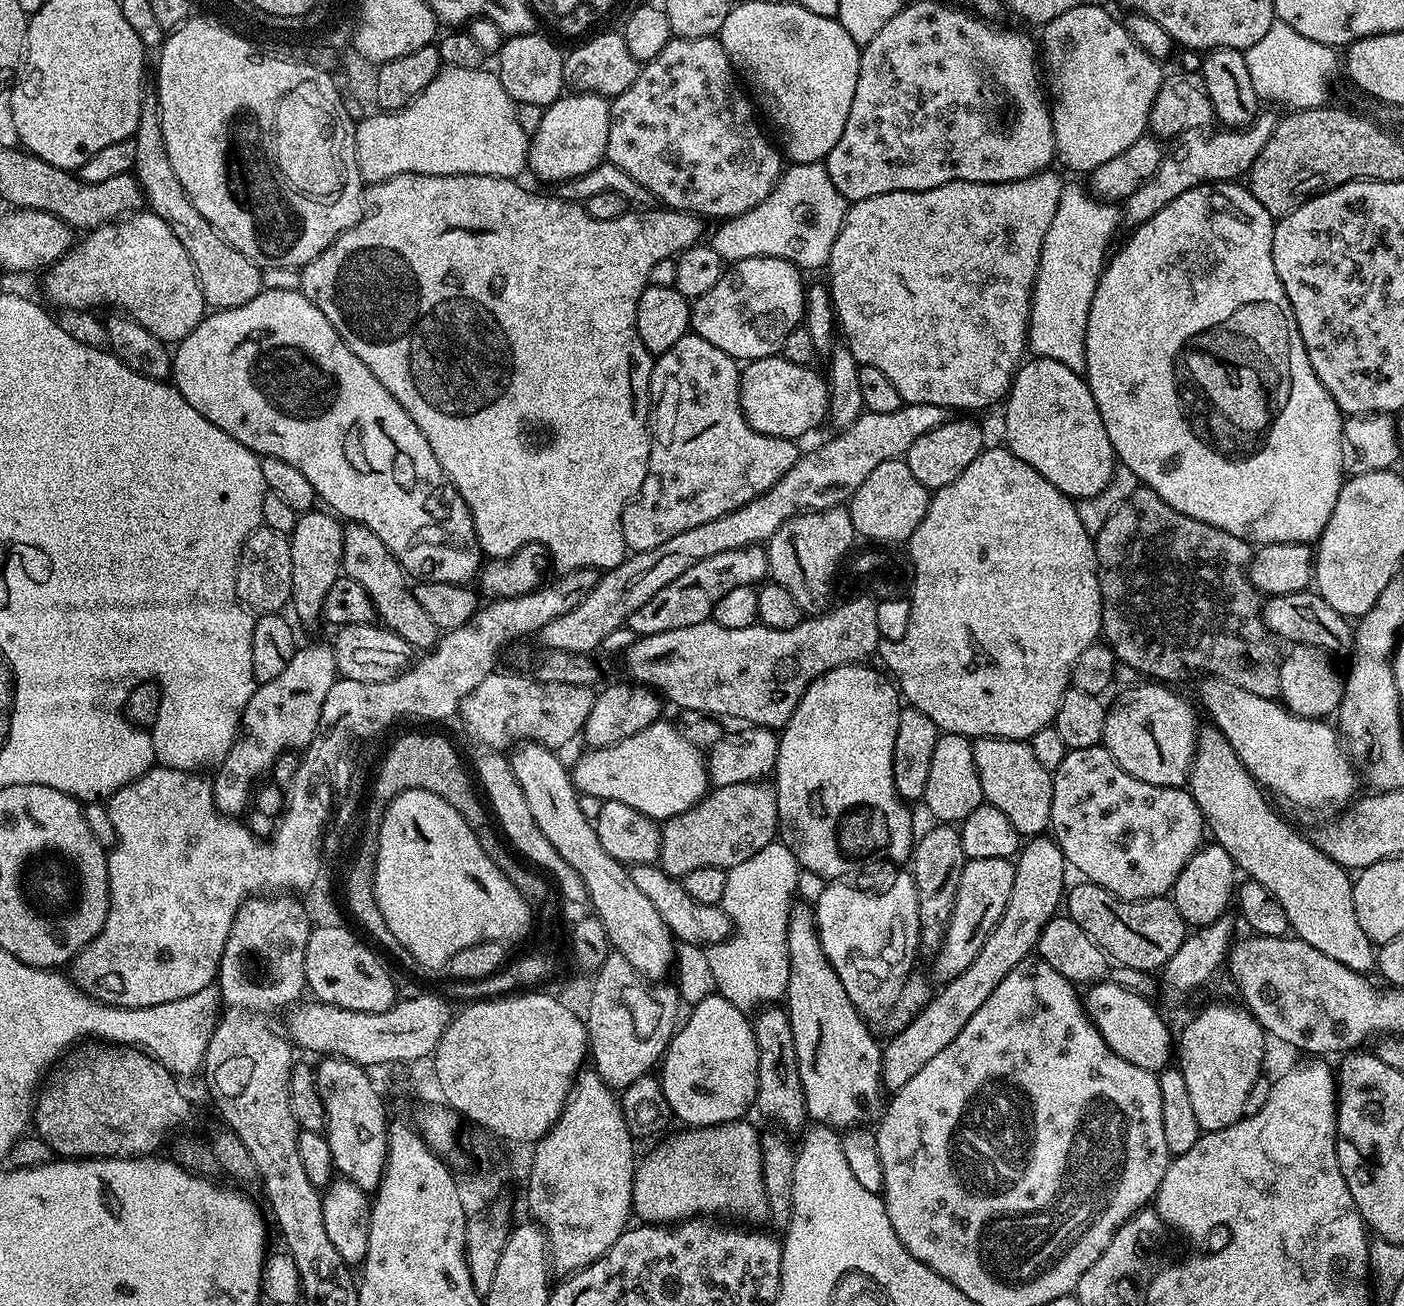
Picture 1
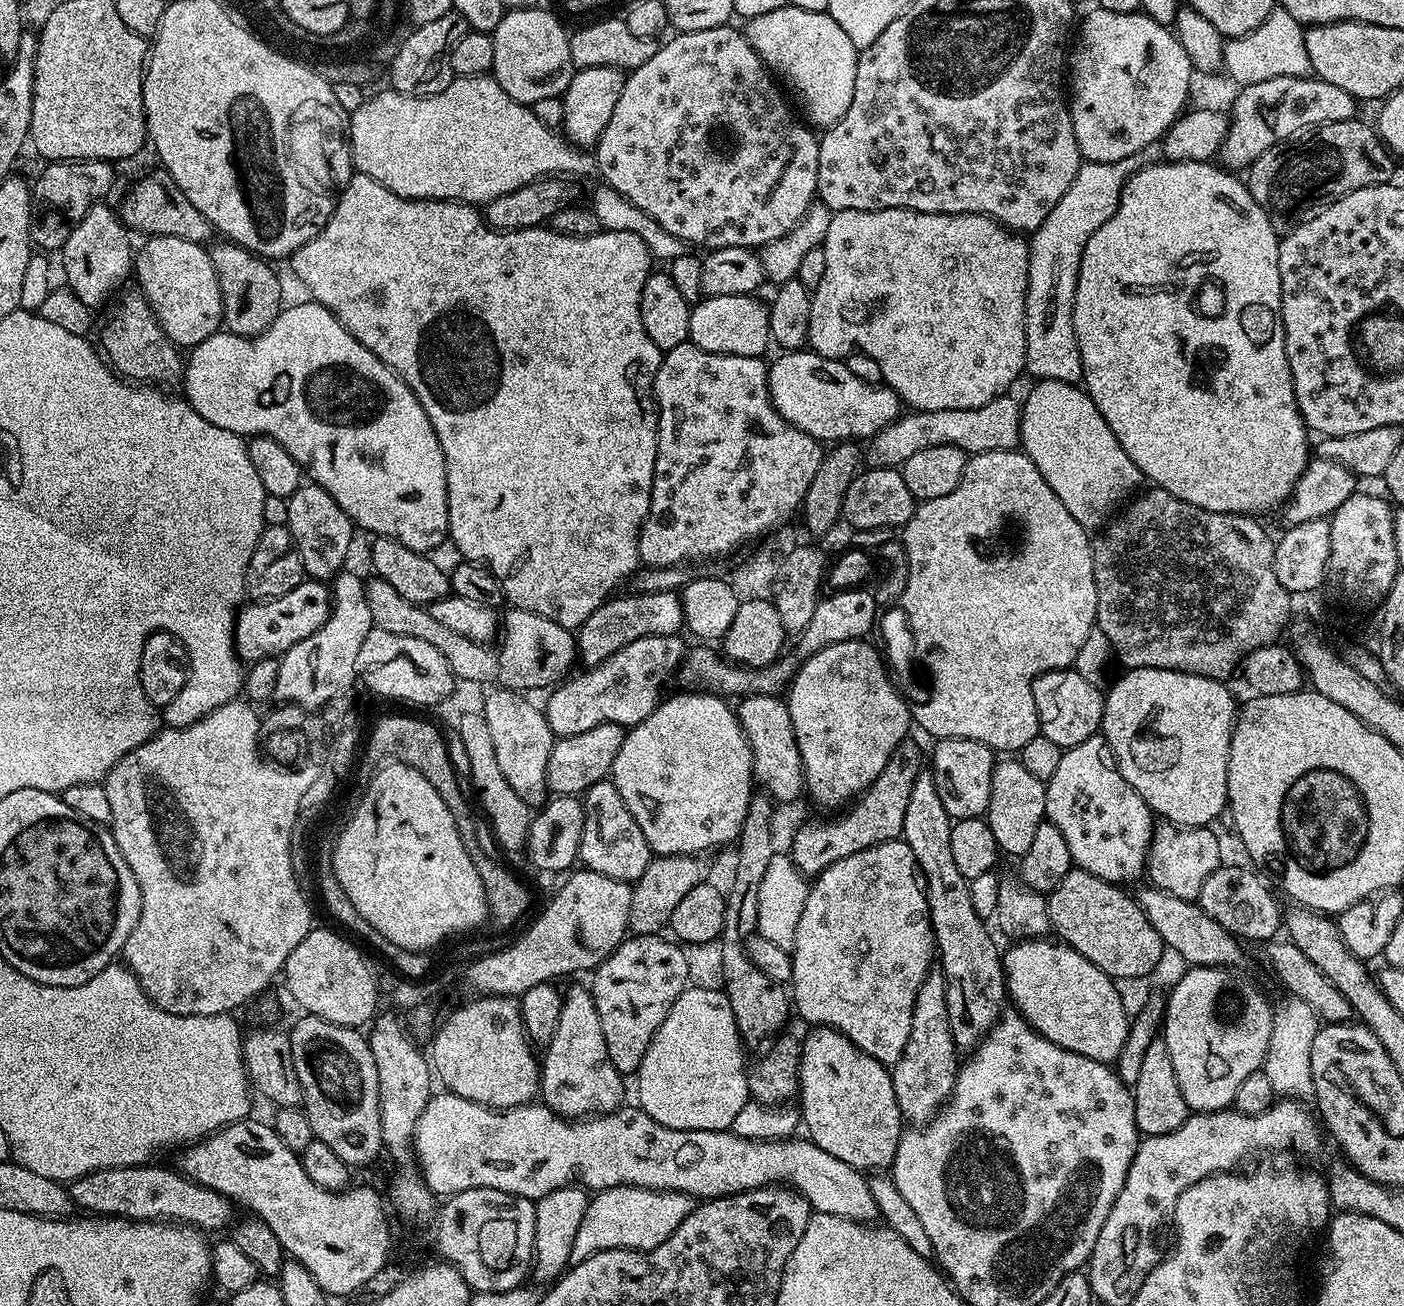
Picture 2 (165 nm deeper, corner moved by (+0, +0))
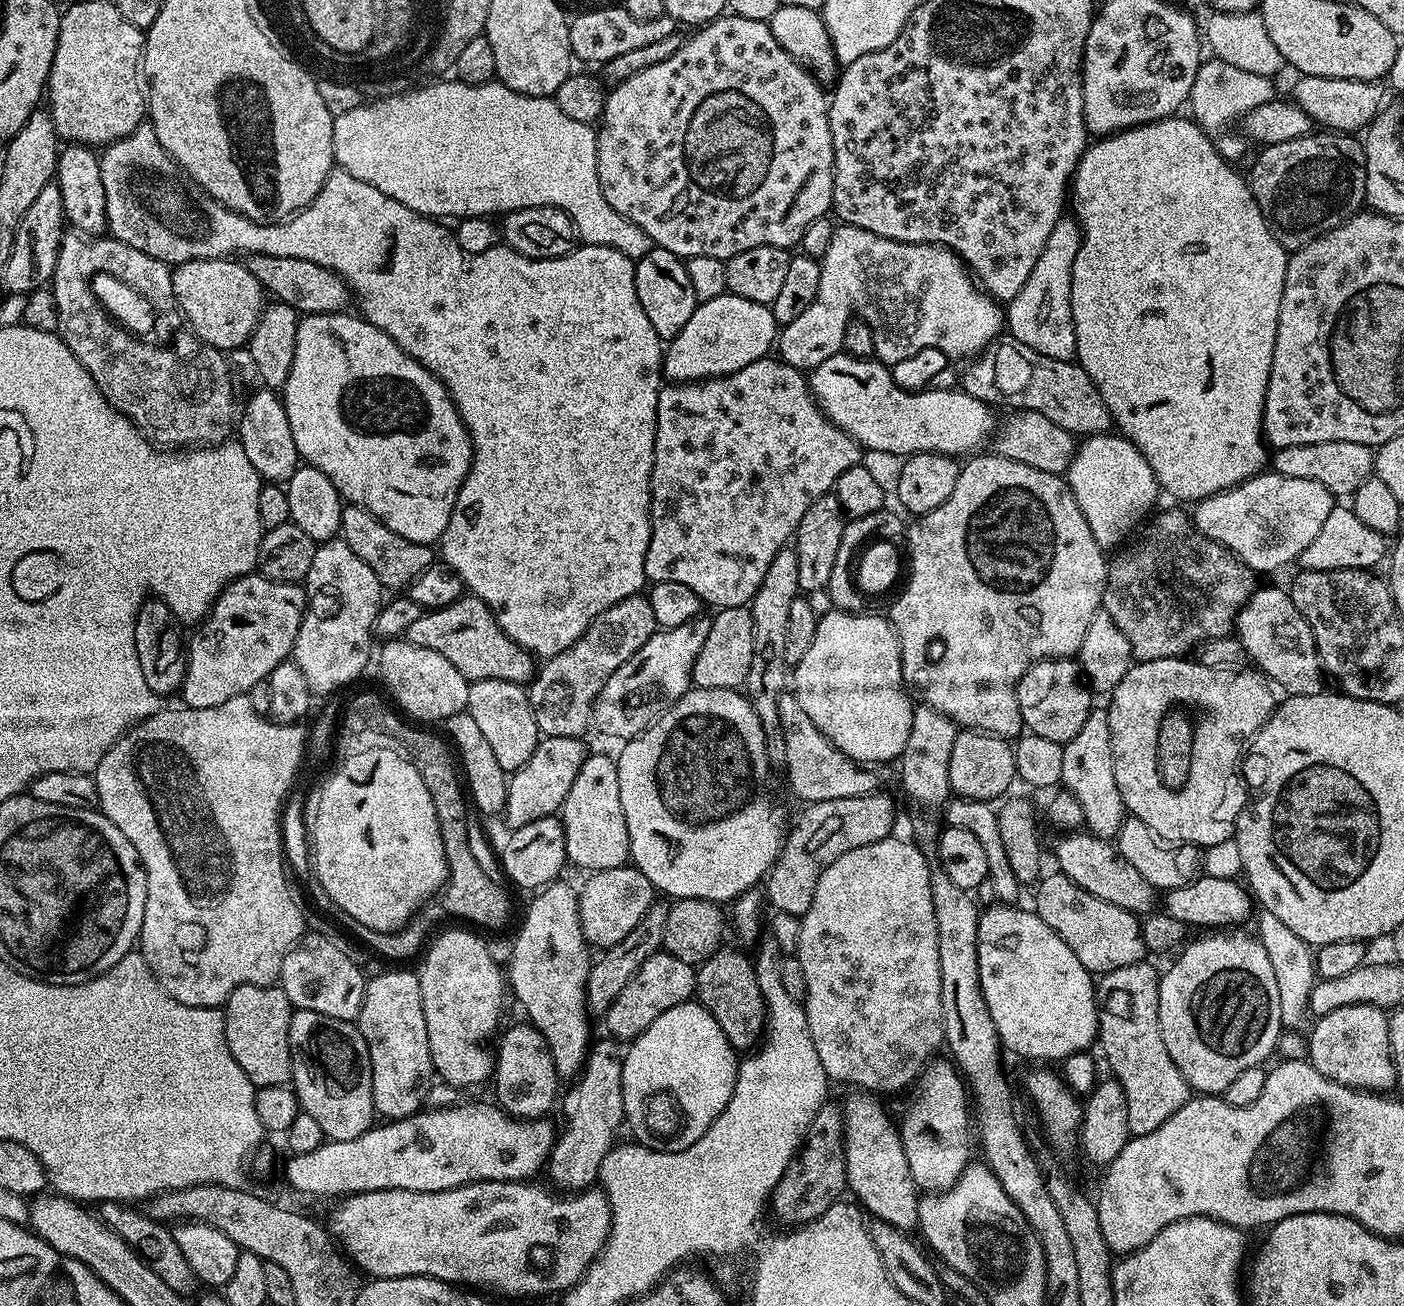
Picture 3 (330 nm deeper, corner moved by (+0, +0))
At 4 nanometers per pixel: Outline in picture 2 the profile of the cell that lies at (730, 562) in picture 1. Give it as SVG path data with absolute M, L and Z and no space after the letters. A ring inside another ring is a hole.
M641 592L605 600L586 622L580 625L576 636L578 660L581 665L601 664L610 654L622 650L630 642L647 636L674 636L681 631L684 615L676 592Z

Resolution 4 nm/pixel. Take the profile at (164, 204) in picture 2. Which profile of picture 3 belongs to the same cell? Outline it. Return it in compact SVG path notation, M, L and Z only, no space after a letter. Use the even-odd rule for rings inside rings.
M254 254L246 260L250 274L258 278L269 297L290 306L297 314L313 316L345 311L350 304L348 283L334 270L318 266L318 262L306 262L306 258L278 258L268 254Z

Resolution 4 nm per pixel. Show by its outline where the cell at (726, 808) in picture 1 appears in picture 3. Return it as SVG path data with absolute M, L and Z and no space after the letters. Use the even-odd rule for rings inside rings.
M652 903L650 910L646 910L642 922L638 922L638 926L634 926L634 930L630 930L630 934L626 934L626 938L622 938L622 942L603 949L599 953L600 960L599 956L593 959L590 974L586 978L586 998L588 999L589 1013L603 1014L607 1012L608 1007L614 1002L614 998L618 998L622 986L626 986L626 982L630 982L630 978L634 978L634 974L640 969L642 962L646 962L646 958L650 958L654 953L663 949L668 910L667 903Z

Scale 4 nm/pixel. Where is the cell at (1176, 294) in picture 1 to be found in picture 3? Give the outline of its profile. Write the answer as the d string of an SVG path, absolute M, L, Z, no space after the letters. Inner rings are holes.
M1180 114L1167 116L1164 120L1155 120L1149 124L1139 124L1133 128L1114 132L1110 136L1092 142L1096 144L1089 143L1080 156L1076 173L1072 175L1070 185L1070 208L1071 211L1072 208L1076 211L1074 216L1079 223L1082 233L1080 245L1078 246L1078 254L1074 258L1074 270L1072 271L1072 317L1074 318L1074 334L1076 335L1075 359L1086 370L1086 374L1090 374L1094 386L1098 386L1098 394L1102 394L1102 402L1106 402L1106 406L1112 415L1112 423L1118 429L1119 435L1129 440L1130 443L1135 444L1139 452L1146 458L1146 462L1150 462L1150 466L1156 475L1156 481L1159 482L1161 489L1167 495L1169 492L1170 495L1177 496L1180 500L1199 502L1218 492L1225 492L1227 488L1241 484L1243 480L1249 480L1252 476L1265 471L1266 465L1269 463L1270 452L1266 447L1265 441L1262 439L1264 403L1266 402L1266 386L1270 382L1270 366L1274 358L1274 338L1278 330L1278 310L1282 302L1282 290L1284 289L1284 279L1286 278L1286 266L1288 262L1285 249L1278 246L1276 236L1269 231L1269 226L1264 221L1259 208L1254 206L1249 181L1245 177L1243 180L1232 169L1235 167L1229 161L1223 160L1218 154L1218 150L1212 145L1212 137L1195 120L1191 118L1185 118L1183 120L1182 117L1183 115Z

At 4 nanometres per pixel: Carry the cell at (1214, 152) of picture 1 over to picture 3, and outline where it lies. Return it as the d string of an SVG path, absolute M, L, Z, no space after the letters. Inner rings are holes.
M1301 75L1299 79L1300 81L1292 88L1291 99L1299 108L1306 110L1306 114L1315 125L1325 126L1338 134L1356 134L1367 129L1385 103L1385 85L1375 80L1347 80L1305 75Z

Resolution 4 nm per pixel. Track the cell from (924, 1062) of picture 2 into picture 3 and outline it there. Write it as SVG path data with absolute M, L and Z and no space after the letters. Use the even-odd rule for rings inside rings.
M932 1058L911 1085L912 1105L898 1120L906 1166L910 1166L917 1189L928 1194L944 1192L968 1166L968 1128L970 1132L970 1093L953 1061Z

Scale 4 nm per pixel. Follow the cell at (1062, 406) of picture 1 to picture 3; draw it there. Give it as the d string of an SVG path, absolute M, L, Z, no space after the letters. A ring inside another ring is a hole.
M1111 431L1102 432L1099 436L1086 436L1079 441L1066 479L1068 489L1078 502L1078 510L1082 510L1082 518L1086 518L1086 526L1090 526L1090 534L1094 534L1094 542L1105 550L1119 549L1149 519L1150 513L1157 507L1156 499L1162 496L1161 486L1156 481L1150 462L1146 462L1135 444Z

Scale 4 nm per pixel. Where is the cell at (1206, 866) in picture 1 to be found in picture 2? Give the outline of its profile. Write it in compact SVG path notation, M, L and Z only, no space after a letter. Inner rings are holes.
M1157 823L1152 829L1152 845L1148 851L1148 863L1146 865L1146 876L1152 879L1149 881L1155 887L1174 894L1178 898L1193 902L1199 901L1200 891L1206 882L1206 878L1210 878L1210 874L1214 874L1222 864L1222 860L1220 860L1220 840L1211 832L1212 830L1208 826L1203 828L1183 828L1180 824Z

